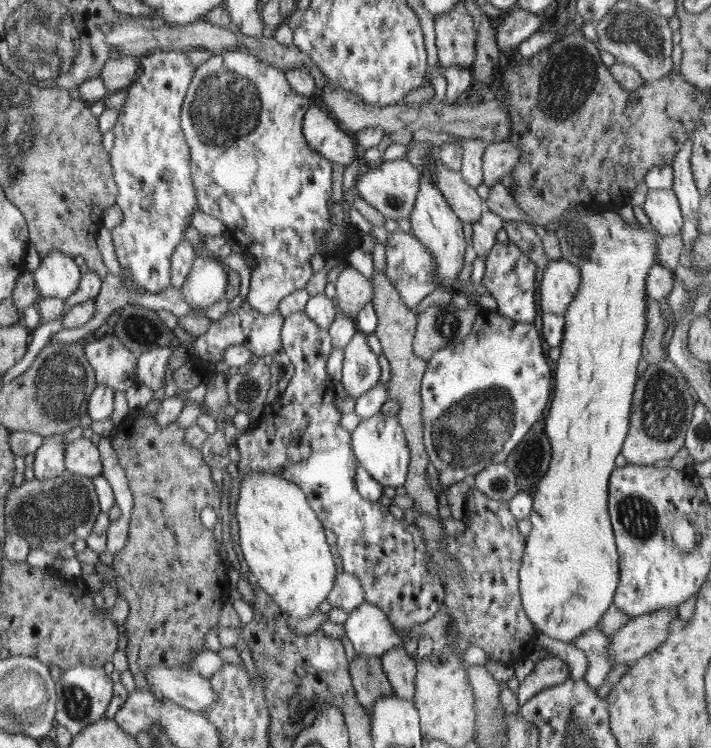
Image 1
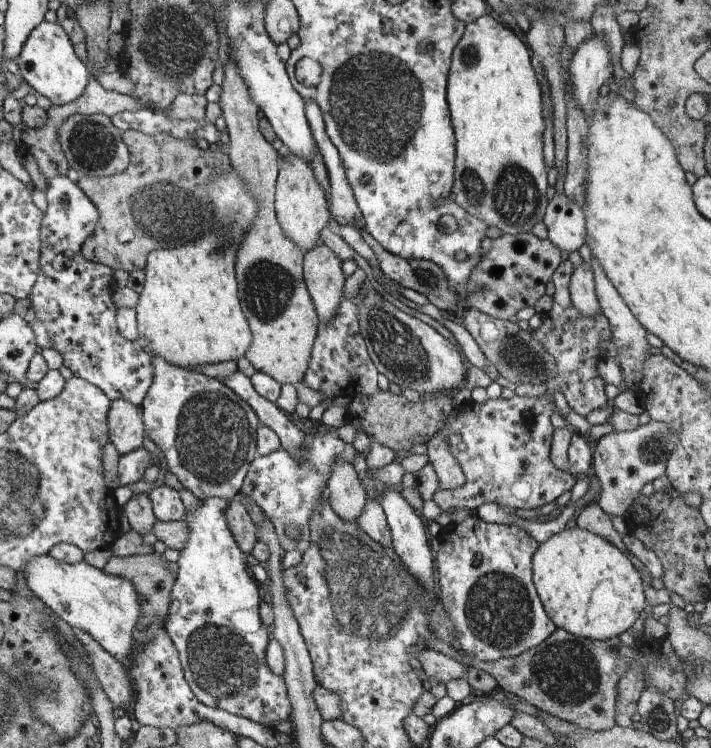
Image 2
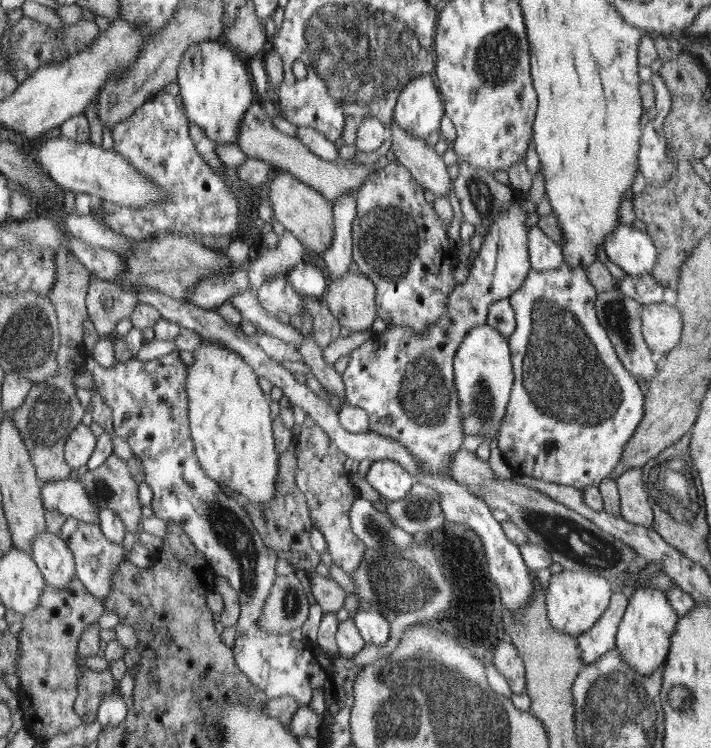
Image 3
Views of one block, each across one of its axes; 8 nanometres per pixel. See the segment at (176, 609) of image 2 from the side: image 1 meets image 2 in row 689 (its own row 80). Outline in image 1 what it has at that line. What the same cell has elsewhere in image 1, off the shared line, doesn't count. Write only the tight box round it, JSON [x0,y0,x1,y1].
[184,52,358,314]

